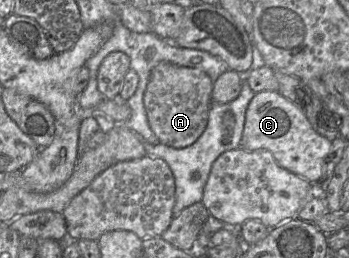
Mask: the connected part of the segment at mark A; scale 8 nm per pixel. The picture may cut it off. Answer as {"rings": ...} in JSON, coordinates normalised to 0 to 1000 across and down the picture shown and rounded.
{"rings":[[[458,240],[436,267],[413,357],[413,411],[427,484],[458,550],[524,574],[576,527],[596,477],[607,341],[605,298],[556,260]]]}

